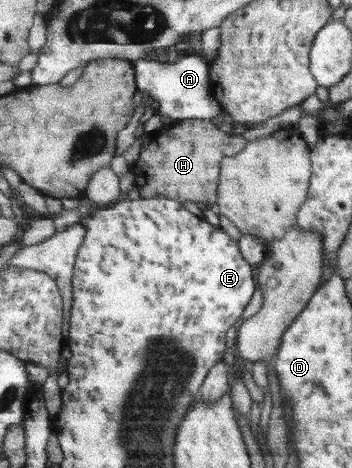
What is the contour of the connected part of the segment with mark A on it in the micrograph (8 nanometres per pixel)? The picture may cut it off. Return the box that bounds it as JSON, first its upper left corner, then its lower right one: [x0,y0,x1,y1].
[135,55,225,120]

